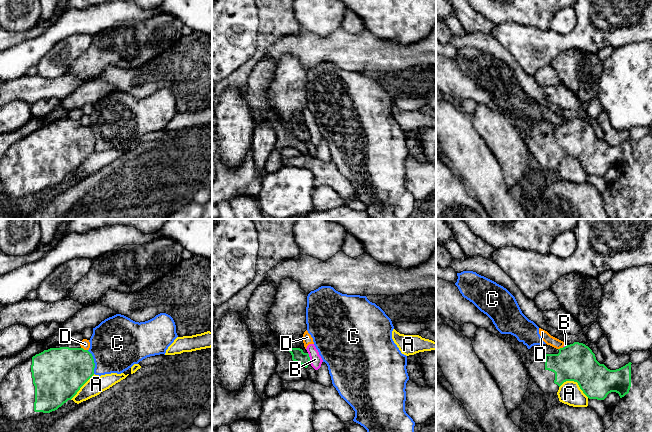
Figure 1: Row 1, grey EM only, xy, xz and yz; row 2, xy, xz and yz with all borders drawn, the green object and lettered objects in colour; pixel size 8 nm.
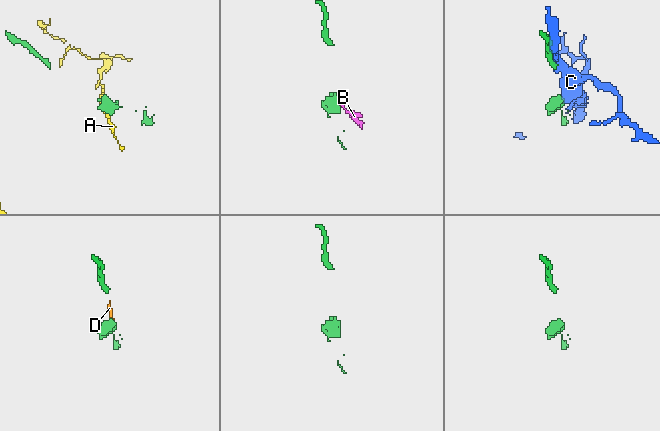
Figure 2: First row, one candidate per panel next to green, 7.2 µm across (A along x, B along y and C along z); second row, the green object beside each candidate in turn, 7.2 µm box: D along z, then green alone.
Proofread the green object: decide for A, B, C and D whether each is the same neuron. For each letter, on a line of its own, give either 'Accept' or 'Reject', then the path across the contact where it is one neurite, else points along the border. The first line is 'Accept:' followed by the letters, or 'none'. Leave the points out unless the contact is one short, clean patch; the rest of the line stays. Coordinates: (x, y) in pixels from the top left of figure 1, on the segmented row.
Accept: none
A: Reject
B: Reject. Boundary: xz (307, 353), (310, 361)
C: Reject
D: Reject. Boundary: xy (81, 347), (87, 350)

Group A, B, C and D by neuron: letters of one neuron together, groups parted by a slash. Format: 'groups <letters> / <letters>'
groups A / B D / C

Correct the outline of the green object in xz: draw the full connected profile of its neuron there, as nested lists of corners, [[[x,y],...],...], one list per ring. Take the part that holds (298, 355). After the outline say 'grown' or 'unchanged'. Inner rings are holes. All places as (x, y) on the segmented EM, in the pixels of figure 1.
[[[282,279],[275,300],[269,309],[267,322],[279,342],[292,355],[292,360],[308,367],[310,357],[300,348],[307,330],[308,294],[293,279]]]; grown

